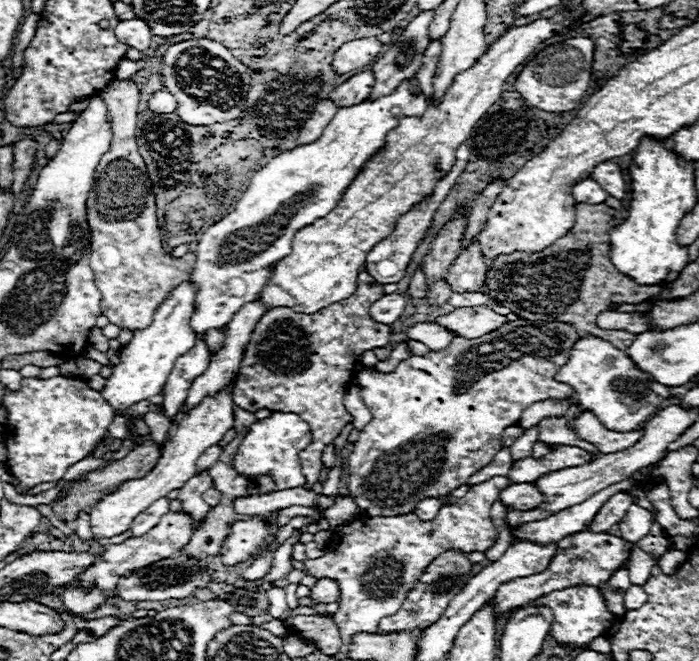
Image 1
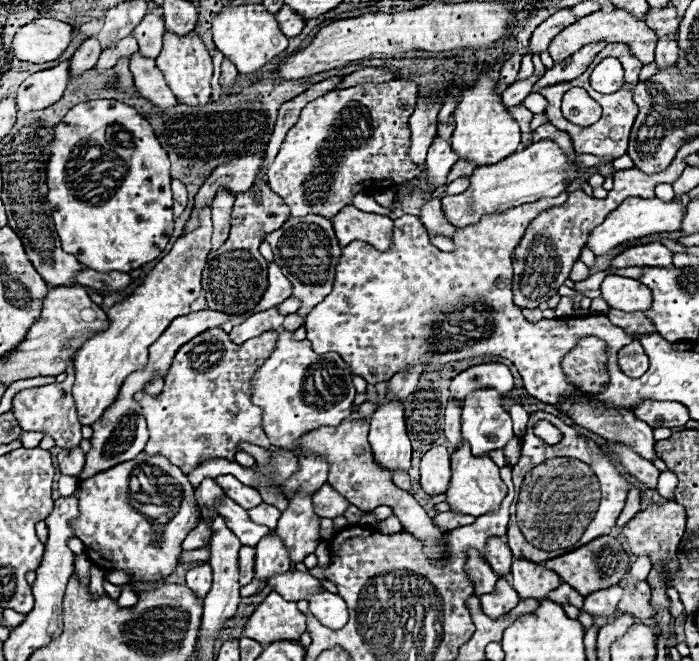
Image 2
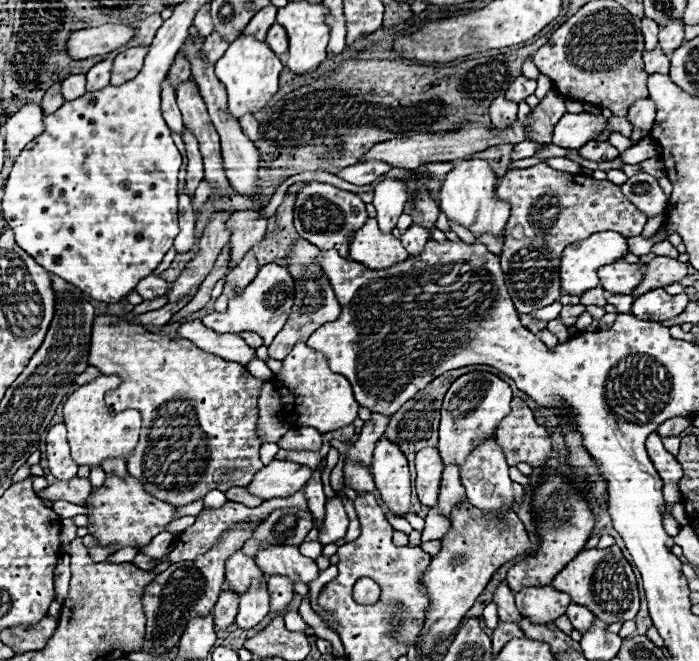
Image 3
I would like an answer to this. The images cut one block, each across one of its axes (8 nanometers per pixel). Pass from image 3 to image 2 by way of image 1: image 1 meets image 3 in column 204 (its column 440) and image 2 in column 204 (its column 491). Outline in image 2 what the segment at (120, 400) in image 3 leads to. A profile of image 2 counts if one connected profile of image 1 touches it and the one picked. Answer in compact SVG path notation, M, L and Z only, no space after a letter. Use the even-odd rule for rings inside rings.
M222 328L206 330L186 342L166 374L162 394L136 394L150 430L150 440L142 452L150 456L160 454L188 474L210 458L232 462L242 442L268 446L270 442L262 428L262 410L250 402L248 390L252 374L264 364L274 346L276 332L234 344Z

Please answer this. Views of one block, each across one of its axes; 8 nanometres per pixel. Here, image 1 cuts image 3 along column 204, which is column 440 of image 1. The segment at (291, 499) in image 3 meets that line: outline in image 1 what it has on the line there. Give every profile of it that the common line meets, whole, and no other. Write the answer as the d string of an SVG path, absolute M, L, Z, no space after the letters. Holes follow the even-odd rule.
M497 476L472 486L464 498L442 506L438 516L428 522L420 520L416 514L390 518L374 516L354 520L338 530L328 544L330 550L320 558L306 560L304 564L314 578L334 578L340 584L340 608L334 614L334 622L342 630L342 638L348 642L350 634L374 632L380 618L396 614L406 594L418 584L420 574L442 550L462 550L464 554L488 550L498 538L490 520L490 508L508 484L508 476Z

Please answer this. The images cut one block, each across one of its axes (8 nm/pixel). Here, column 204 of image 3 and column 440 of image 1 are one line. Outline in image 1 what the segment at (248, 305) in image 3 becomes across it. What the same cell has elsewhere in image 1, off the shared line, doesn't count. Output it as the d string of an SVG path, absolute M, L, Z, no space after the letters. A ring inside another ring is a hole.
M472 306L472 308L456 308L446 316L438 316L434 322L444 326L448 332L456 336L474 340L490 330L500 328L508 320L506 316L496 314L488 306Z

